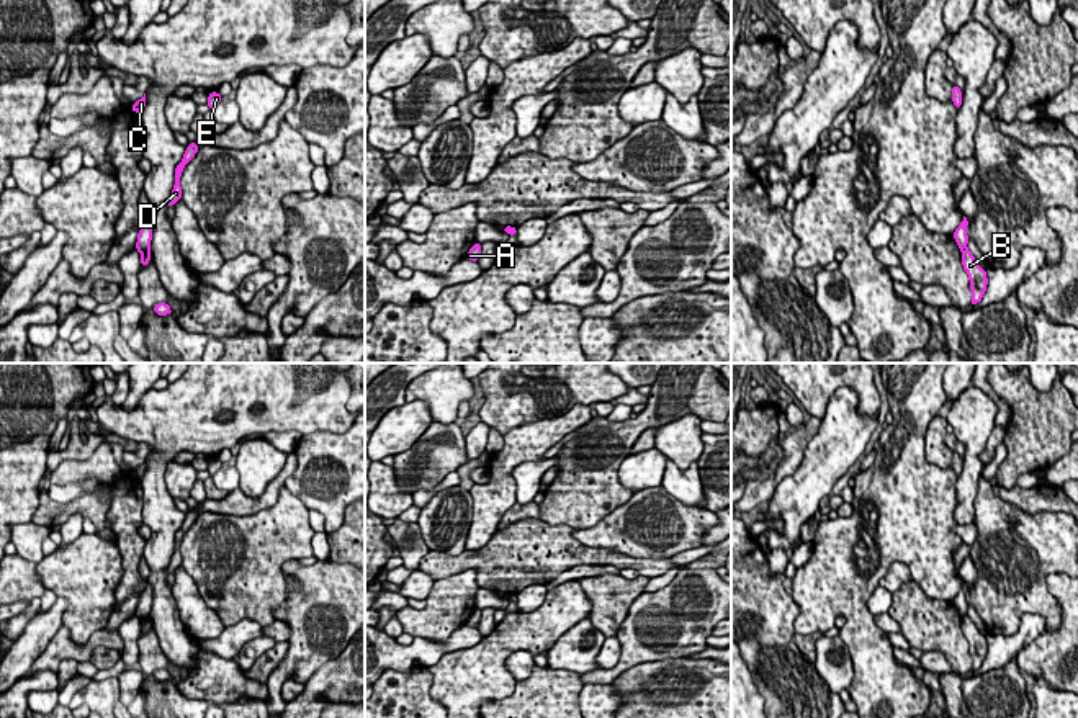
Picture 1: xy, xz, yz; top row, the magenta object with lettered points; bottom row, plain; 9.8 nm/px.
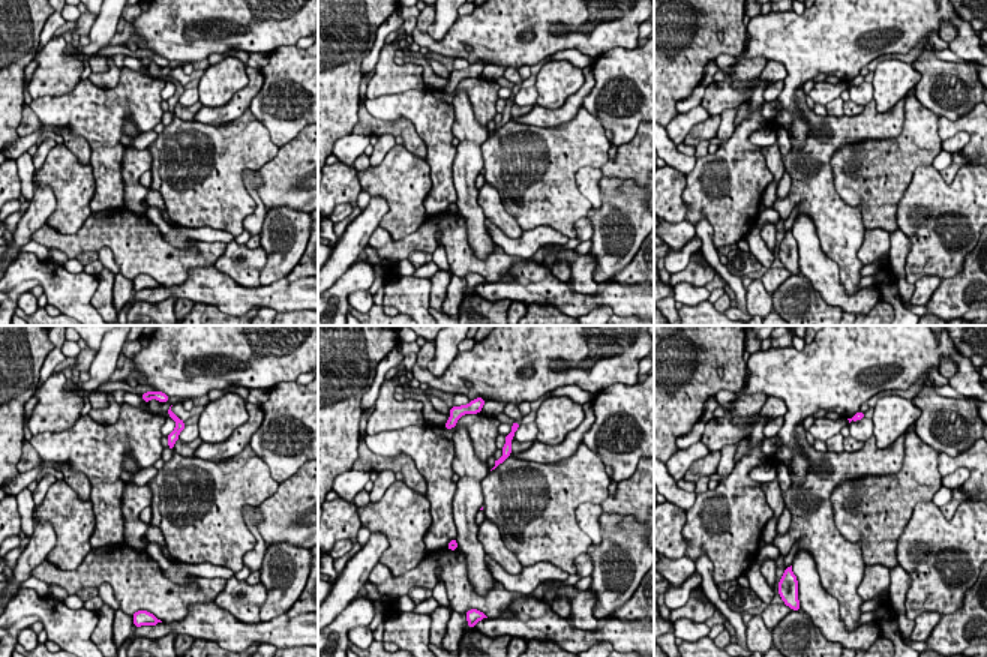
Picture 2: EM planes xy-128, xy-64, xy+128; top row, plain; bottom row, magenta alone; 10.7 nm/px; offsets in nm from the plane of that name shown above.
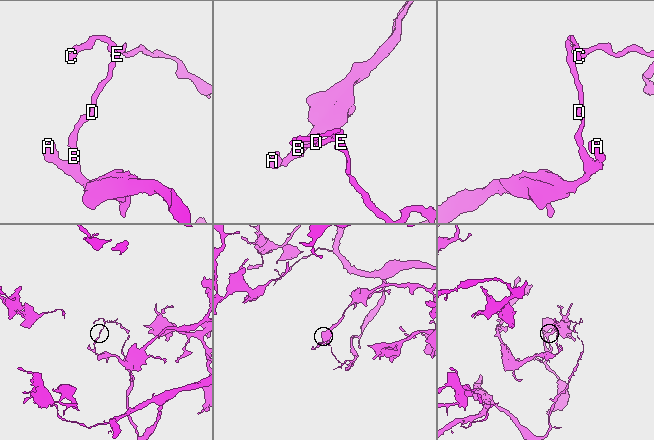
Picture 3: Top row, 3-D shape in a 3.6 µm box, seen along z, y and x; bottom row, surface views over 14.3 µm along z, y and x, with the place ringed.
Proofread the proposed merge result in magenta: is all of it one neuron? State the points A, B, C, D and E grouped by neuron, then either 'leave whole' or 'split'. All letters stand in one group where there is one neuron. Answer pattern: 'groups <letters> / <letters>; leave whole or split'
groups A B / C D E; split

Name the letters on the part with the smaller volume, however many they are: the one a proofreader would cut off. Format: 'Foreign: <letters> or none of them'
Foreign: C, D, E

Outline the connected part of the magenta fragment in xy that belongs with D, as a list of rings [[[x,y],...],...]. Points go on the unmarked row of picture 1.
[[[190,509],[190,512],[186,514],[186,517],[183,520],[182,528],[175,533],[175,551],[173,551],[172,561],[167,568],[167,574],[173,572],[178,566],[182,566],[180,543],[182,543],[185,532],[195,523],[198,515],[200,514],[196,509]]]

